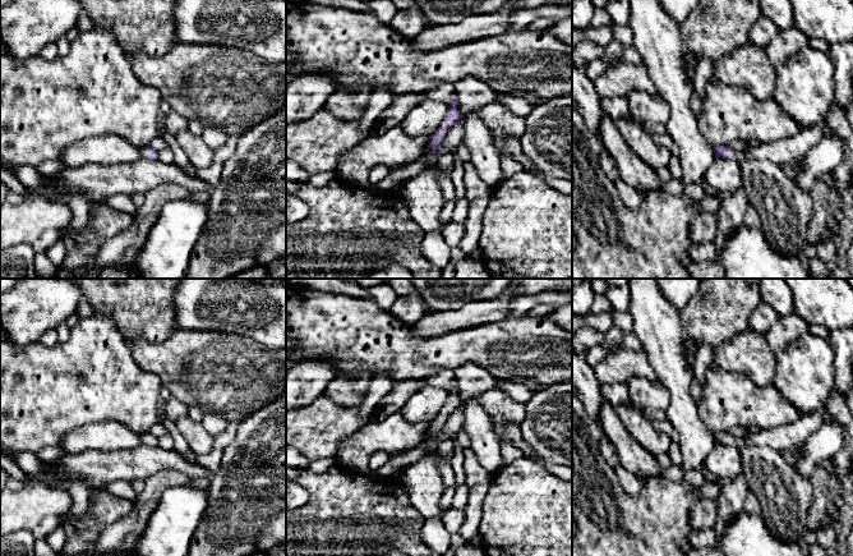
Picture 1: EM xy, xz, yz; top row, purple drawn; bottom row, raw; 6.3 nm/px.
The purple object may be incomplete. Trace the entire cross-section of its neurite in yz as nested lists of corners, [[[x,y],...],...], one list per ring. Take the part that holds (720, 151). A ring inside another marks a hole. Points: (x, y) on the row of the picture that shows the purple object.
[[[819,121],[803,128],[790,138],[760,143],[744,151],[734,151],[730,146],[714,146],[715,157],[742,161],[746,158],[769,160],[779,166],[789,164],[796,166],[825,137],[825,124]]]

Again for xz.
[[[467,75],[455,83],[456,95],[441,127],[429,137],[426,152],[439,151],[442,141],[449,129],[462,119],[466,112],[475,111],[490,102],[495,102],[497,93],[476,77]]]

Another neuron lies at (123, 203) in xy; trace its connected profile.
[[[115,194],[110,197],[106,201],[106,206],[109,206],[111,210],[116,212],[126,215],[134,215],[138,210],[132,199],[132,196],[126,194]]]

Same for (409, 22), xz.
[[[419,6],[398,10],[389,22],[389,27],[412,41],[425,28],[424,18]]]

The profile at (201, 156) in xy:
[[[188,129],[175,135],[183,155],[192,162],[193,167],[199,173],[212,164],[213,151],[204,143],[204,141],[190,133]]]

